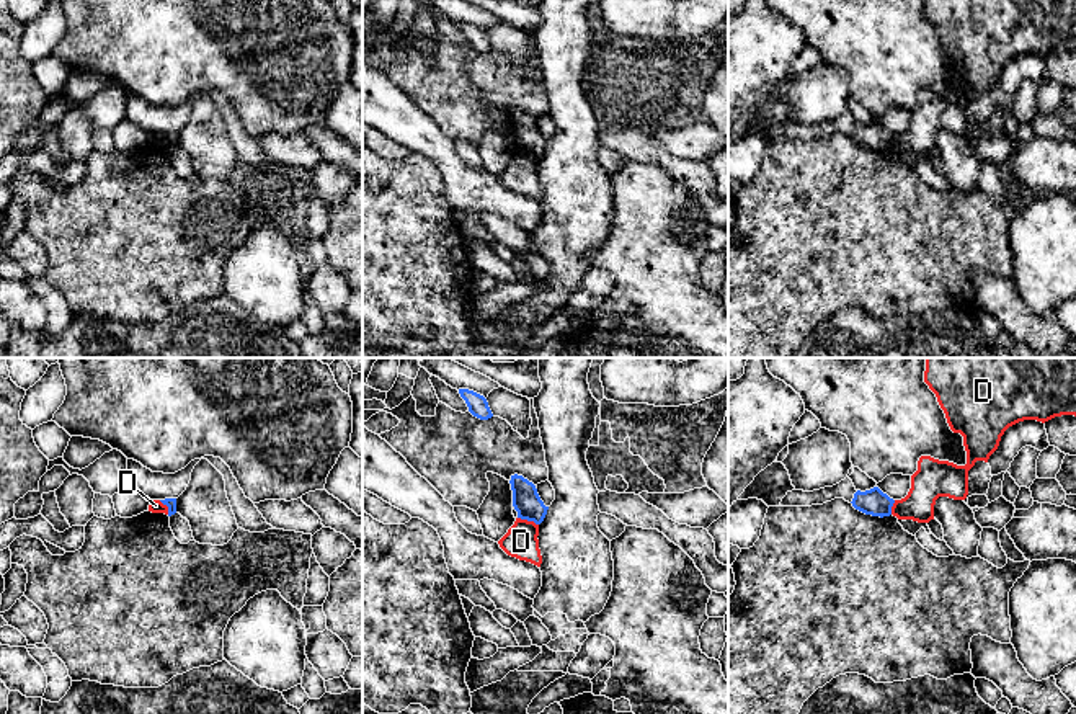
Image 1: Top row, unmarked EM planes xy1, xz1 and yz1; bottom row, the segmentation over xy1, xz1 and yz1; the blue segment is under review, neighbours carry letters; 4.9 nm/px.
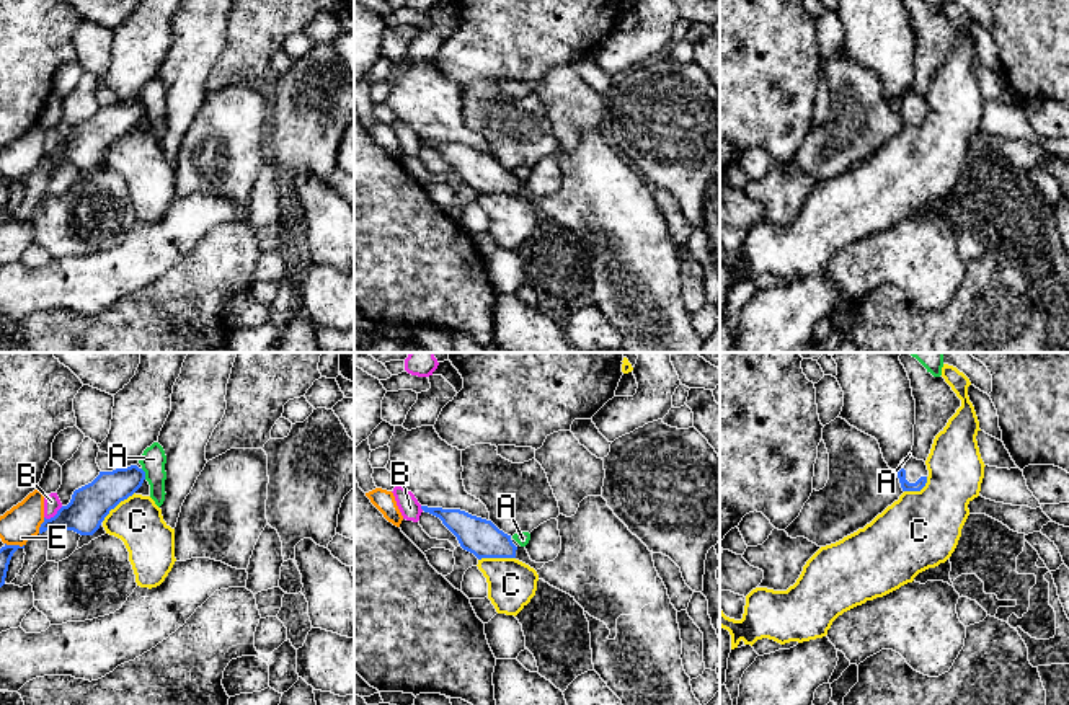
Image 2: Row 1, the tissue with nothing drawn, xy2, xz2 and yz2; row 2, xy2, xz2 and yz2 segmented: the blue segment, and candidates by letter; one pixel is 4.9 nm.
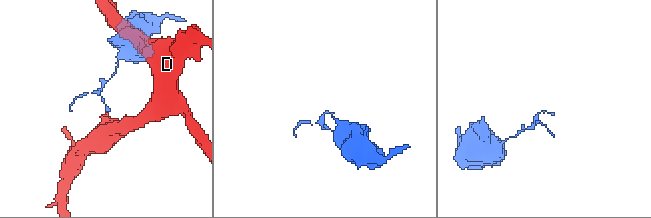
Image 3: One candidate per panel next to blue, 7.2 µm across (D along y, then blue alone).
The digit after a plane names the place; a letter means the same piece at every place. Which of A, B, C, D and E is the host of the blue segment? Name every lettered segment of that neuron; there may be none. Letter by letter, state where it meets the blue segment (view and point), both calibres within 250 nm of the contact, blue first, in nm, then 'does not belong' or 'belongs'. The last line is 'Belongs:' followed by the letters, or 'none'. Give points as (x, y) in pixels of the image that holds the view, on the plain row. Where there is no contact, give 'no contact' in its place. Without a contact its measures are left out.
A: contact xy2 (144, 108); calibres 170 and 120 nm; does not belong
B: contact xy2 (54, 150); calibres 190 and 80 nm; does not belong
C: contact xz2 (496, 191); calibres 180 and 240 nm; does not belong
D: contact xz1 (528, 154); calibres 140 and 160 nm; does not belong
E: contact xy2 (41, 160); calibres 190 and 180 nm; does not belong
Belongs: none

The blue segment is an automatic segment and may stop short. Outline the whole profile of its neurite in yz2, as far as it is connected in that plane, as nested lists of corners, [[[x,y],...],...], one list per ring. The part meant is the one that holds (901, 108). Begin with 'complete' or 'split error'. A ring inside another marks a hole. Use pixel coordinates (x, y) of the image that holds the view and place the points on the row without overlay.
split error; [[[912,90],[904,93],[896,108],[903,126],[920,126],[929,111],[925,96],[917,95]]]

